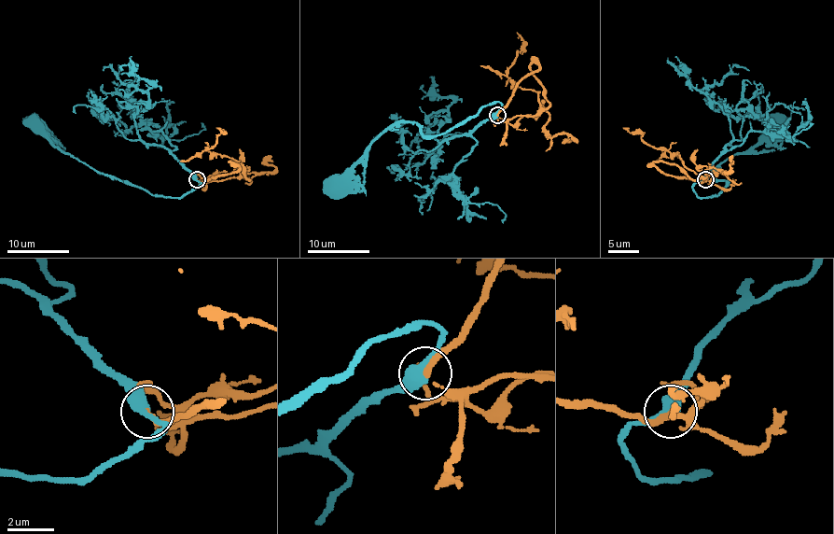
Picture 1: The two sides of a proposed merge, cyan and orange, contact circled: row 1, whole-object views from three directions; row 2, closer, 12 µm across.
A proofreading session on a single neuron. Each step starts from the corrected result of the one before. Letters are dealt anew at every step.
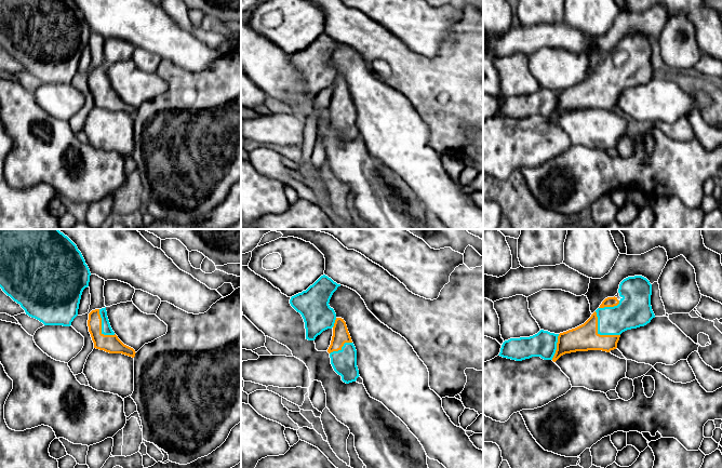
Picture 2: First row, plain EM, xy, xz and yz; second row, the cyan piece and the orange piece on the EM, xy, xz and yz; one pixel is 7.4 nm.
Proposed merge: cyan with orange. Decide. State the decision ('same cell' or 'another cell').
same cell

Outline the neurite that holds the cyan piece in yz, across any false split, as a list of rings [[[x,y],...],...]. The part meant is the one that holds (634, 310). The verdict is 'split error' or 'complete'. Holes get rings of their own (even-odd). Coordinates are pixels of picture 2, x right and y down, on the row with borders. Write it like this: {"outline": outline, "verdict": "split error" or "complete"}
{"outline": [[[634,276],[624,279],[619,284],[618,293],[621,297],[619,300],[615,296],[605,298],[584,324],[560,334],[540,330],[530,337],[510,338],[503,343],[498,356],[516,361],[540,357],[556,362],[565,353],[588,350],[610,352],[616,349],[623,332],[644,326],[655,318],[651,306],[652,284],[646,278]]], "verdict": "split error"}

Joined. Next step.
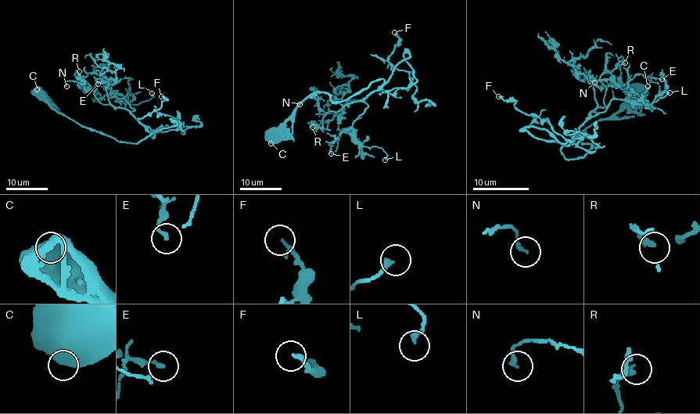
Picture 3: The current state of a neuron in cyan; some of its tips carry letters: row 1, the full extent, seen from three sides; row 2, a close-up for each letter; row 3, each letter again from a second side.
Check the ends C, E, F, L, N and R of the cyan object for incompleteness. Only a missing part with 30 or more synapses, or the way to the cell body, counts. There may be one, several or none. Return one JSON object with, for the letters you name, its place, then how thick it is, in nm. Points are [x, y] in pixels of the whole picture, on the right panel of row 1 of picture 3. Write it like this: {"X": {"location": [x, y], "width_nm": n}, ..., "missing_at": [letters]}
{"missing_at": []}

